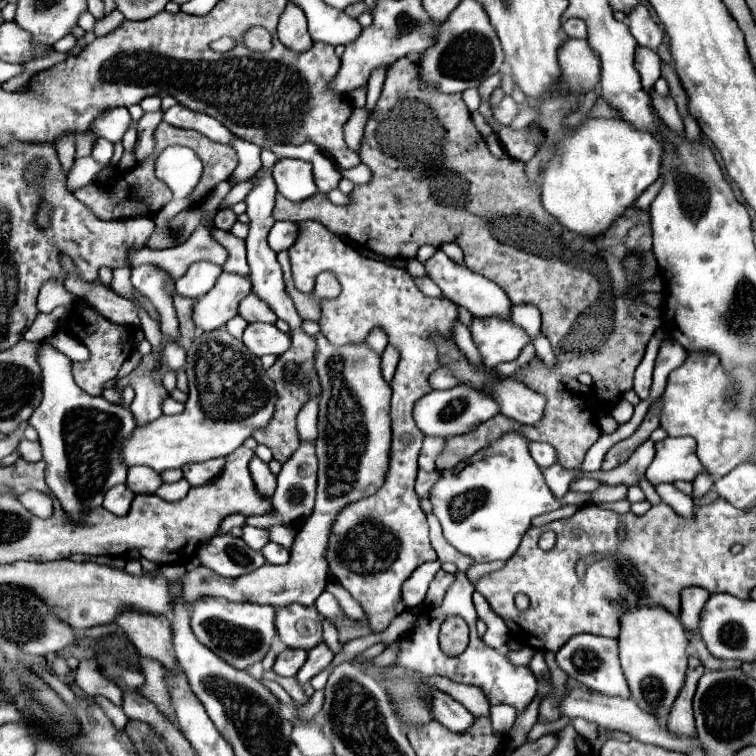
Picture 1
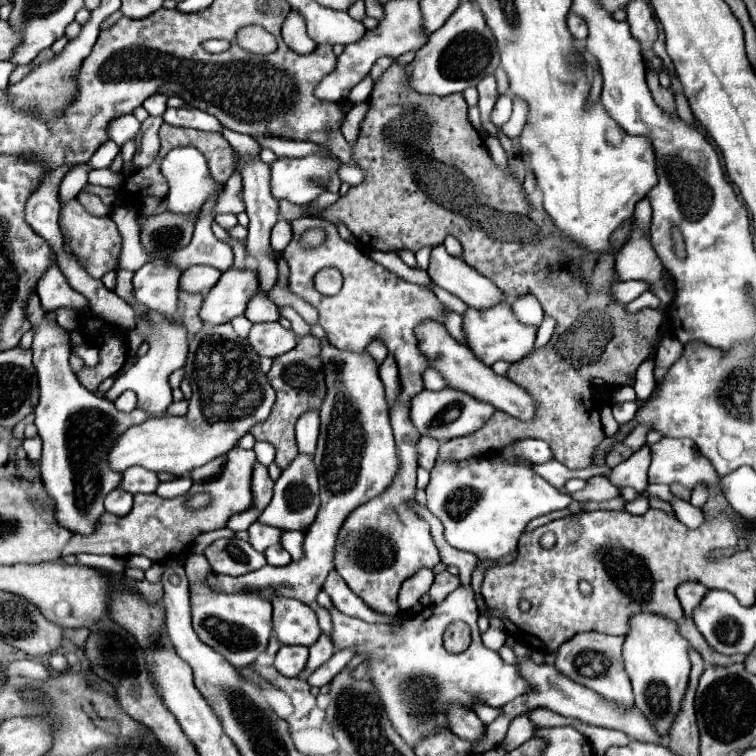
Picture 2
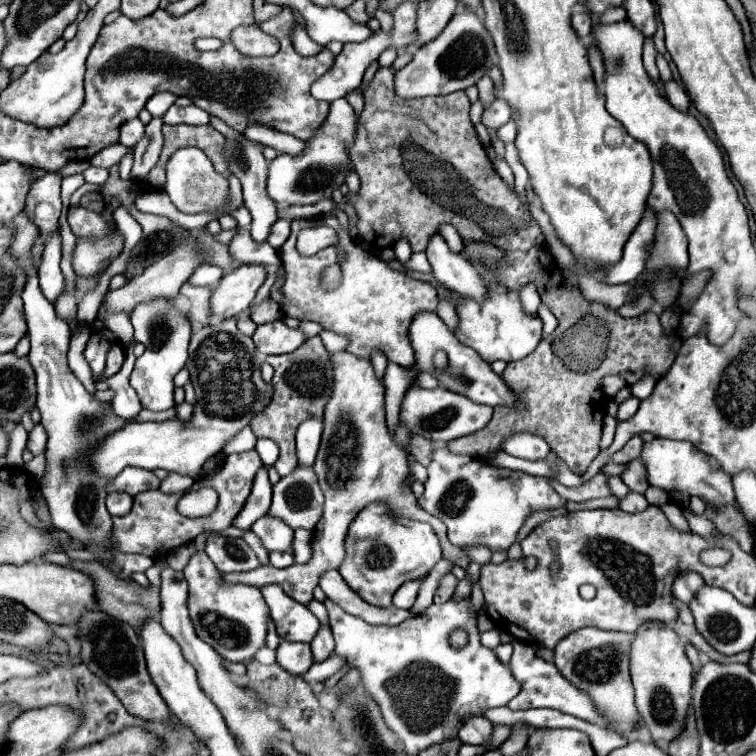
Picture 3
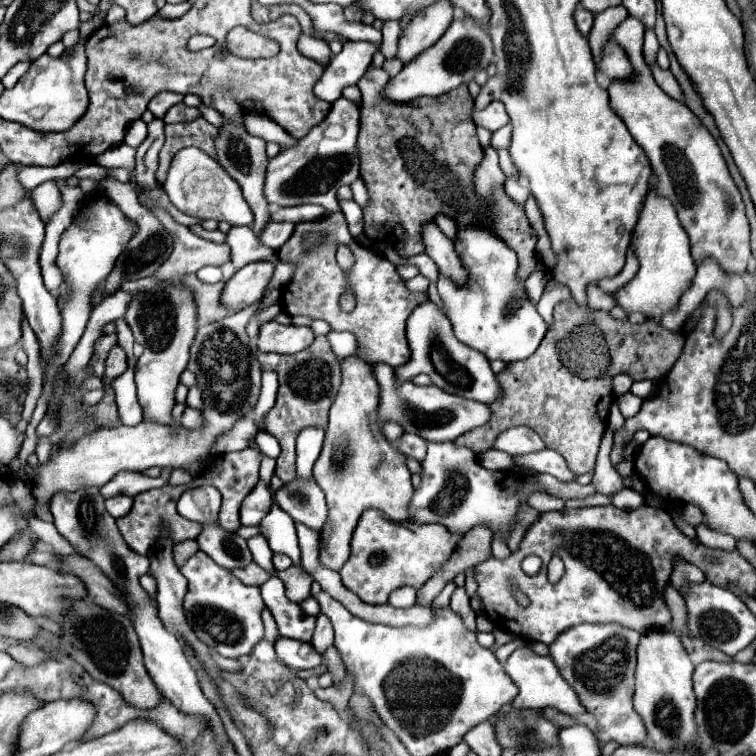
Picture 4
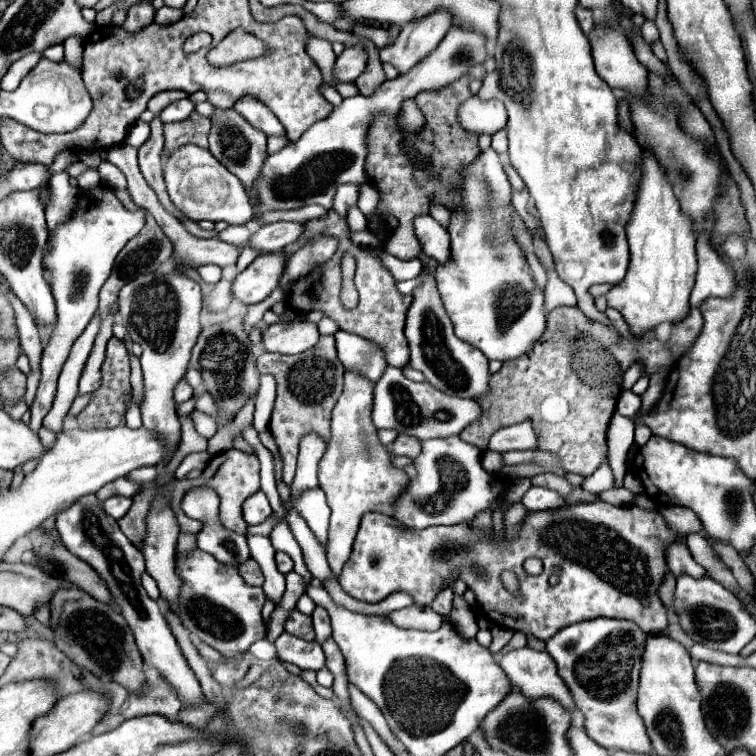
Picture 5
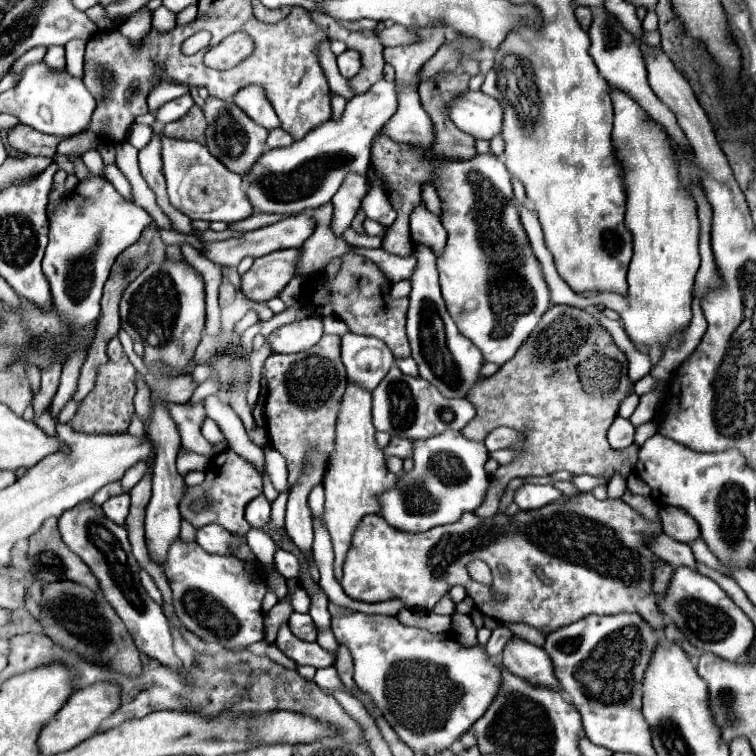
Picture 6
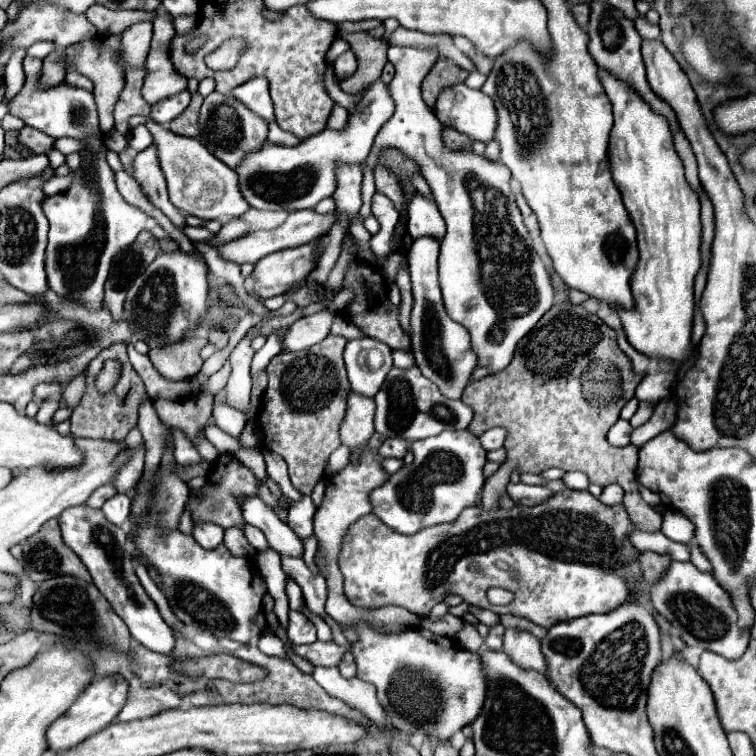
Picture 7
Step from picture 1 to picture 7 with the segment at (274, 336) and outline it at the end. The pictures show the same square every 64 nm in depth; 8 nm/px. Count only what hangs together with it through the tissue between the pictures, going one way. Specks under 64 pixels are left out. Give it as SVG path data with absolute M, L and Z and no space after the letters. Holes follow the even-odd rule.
M326 308L312 316L300 318L282 336L284 350L298 352L298 350L306 350L306 348L318 344L320 340L324 340L328 336L330 324L332 324L332 314Z

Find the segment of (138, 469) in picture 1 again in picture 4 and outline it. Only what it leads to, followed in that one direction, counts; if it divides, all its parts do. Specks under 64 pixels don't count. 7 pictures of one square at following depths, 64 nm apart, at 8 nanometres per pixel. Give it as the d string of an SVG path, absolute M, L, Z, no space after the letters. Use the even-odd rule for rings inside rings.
M164 470L160 478L150 478L142 472L120 472L116 478L112 478L108 484L104 484L100 488L102 496L110 498L110 496L116 496L116 494L126 494L126 496L136 496L140 492L146 492L146 490L152 490L152 488L160 488L166 484L168 480L168 474L170 470Z

